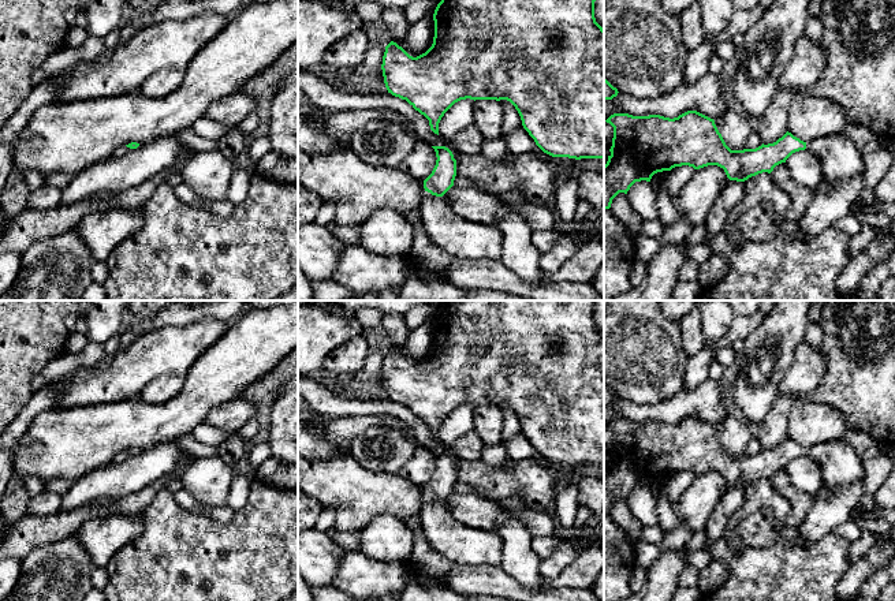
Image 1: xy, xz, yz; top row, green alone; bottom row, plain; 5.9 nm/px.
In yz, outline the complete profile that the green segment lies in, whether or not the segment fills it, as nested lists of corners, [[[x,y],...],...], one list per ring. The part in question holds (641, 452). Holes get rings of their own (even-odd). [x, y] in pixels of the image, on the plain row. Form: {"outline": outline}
{"outline": [[[687,417],[674,425],[660,421],[614,419],[605,428],[614,433],[614,444],[609,455],[611,460],[604,471],[604,515],[611,514],[612,505],[619,499],[627,500],[635,488],[650,488],[655,479],[682,471],[694,475],[717,471],[724,475],[730,486],[745,488],[762,478],[771,479],[776,471],[786,469],[793,459],[806,455],[818,463],[823,486],[828,489],[846,486],[864,477],[862,459],[843,438],[806,449],[787,437],[773,449],[762,449],[756,455],[731,456],[719,438],[715,426],[697,417]]]}

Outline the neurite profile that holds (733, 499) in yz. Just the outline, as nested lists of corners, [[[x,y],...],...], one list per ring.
[[[728,486],[706,522],[705,531],[708,541],[704,546],[705,550],[709,550],[715,541],[723,538],[728,520],[743,505],[743,501],[745,488]]]

